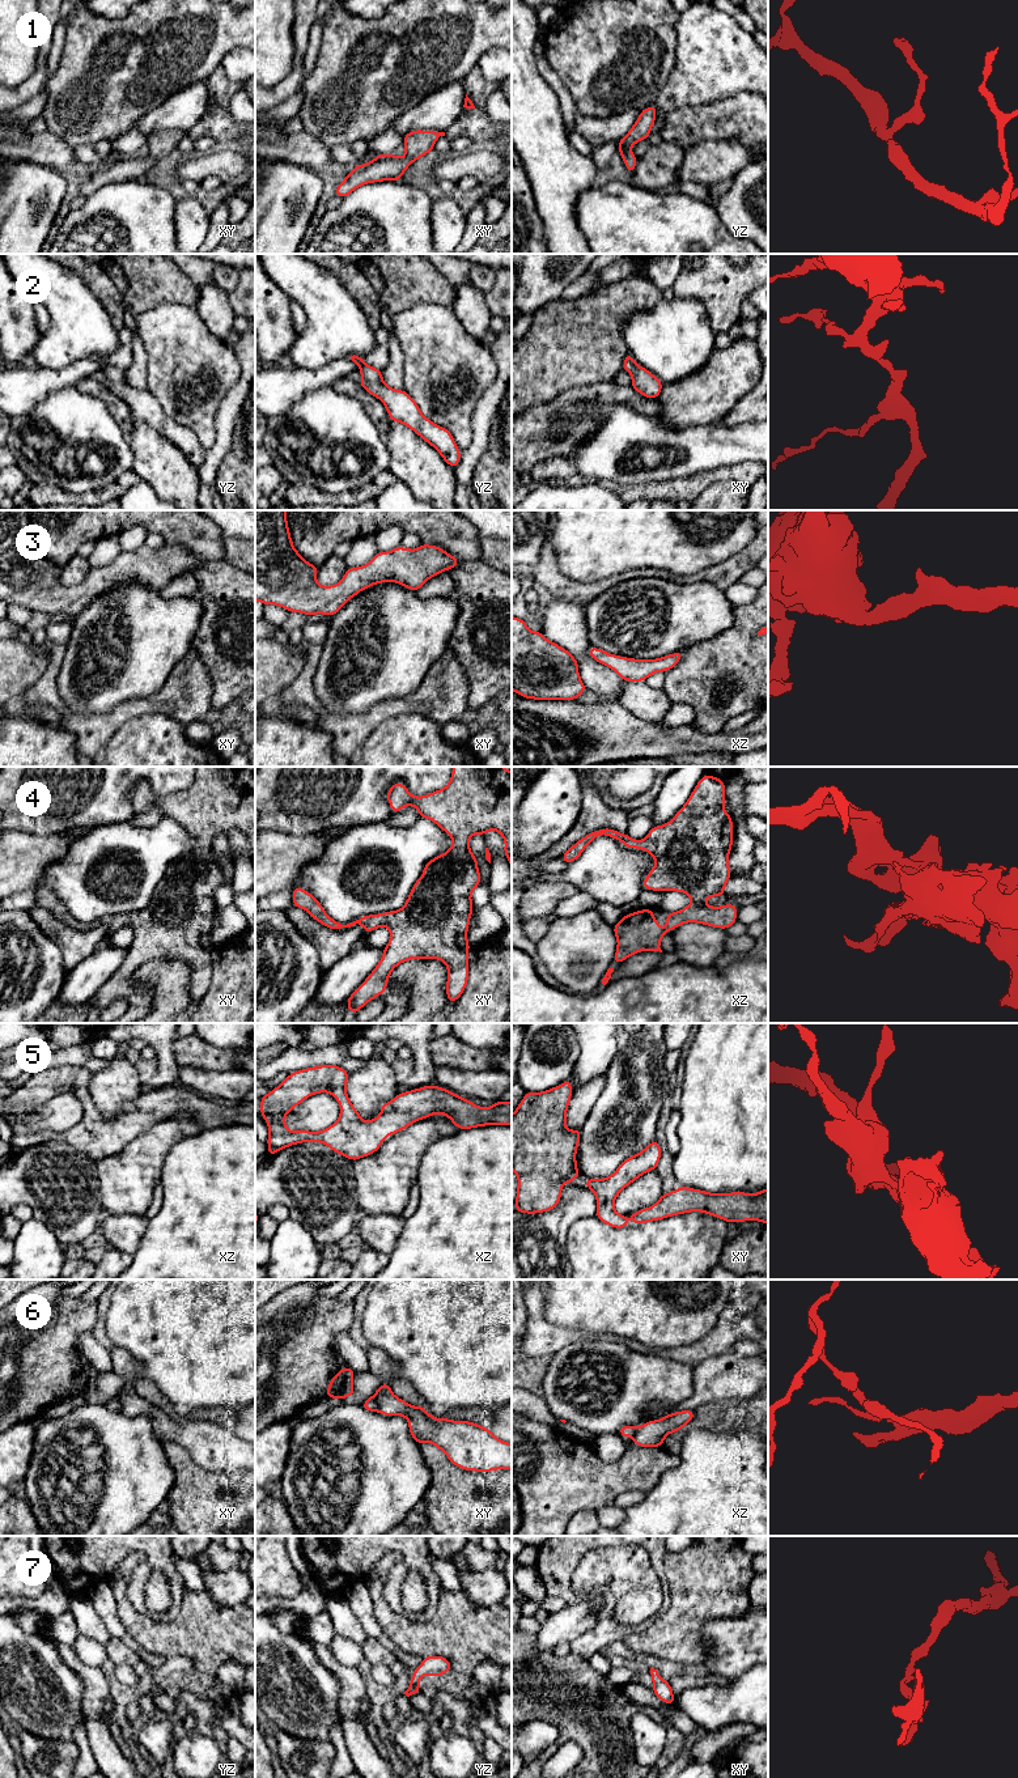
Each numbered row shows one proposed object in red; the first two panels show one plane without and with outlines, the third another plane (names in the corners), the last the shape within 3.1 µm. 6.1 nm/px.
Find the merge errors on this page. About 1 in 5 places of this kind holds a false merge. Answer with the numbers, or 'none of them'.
6

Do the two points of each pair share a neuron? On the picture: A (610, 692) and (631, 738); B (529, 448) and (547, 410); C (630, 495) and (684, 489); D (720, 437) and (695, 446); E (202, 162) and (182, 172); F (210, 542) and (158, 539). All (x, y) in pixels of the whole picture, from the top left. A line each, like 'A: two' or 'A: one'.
A: two
B: one
C: one
D: one
E: one
F: two

